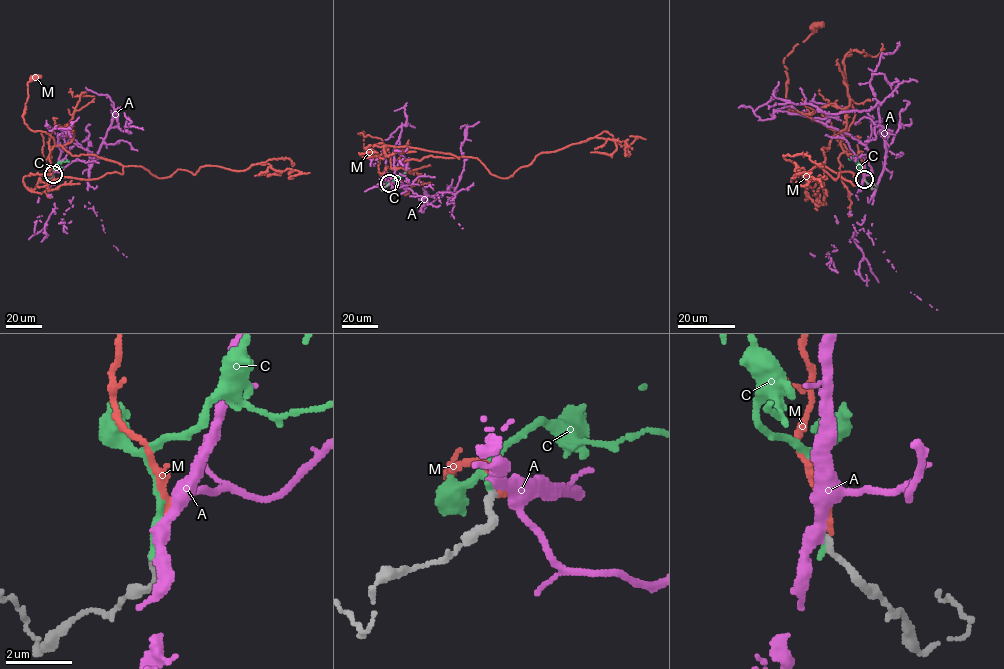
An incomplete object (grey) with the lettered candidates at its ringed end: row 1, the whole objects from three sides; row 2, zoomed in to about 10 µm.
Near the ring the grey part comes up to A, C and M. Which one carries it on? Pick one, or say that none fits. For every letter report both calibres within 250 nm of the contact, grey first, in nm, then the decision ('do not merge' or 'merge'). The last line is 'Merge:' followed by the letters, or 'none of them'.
A: calibres 180 and 360 nm; do not merge
C: calibres 200 and 180 nm; do not merge
M: calibres 180 and 170 nm; merge
Merge: M

